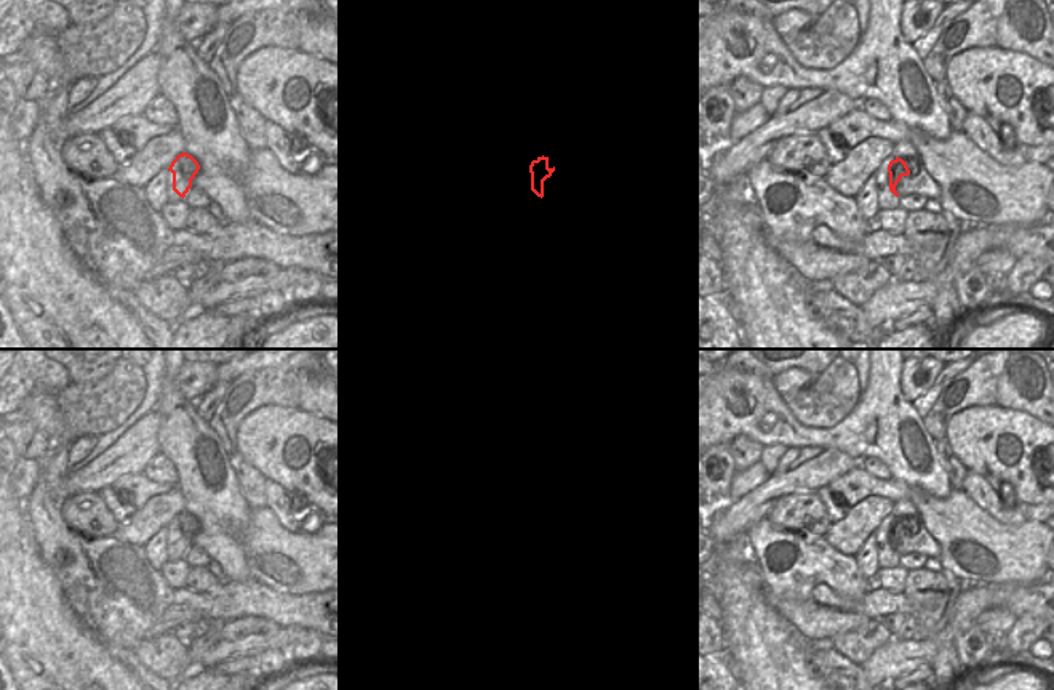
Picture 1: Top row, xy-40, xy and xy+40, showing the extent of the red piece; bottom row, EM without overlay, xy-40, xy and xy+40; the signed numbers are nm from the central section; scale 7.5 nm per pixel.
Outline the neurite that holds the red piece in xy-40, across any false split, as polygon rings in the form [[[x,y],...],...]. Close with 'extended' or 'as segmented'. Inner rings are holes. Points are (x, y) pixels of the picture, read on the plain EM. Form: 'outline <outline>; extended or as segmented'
outline [[[182,511],[166,527],[170,530],[166,535],[166,560],[181,560],[192,546],[192,538],[200,524],[192,514]]]; extended

